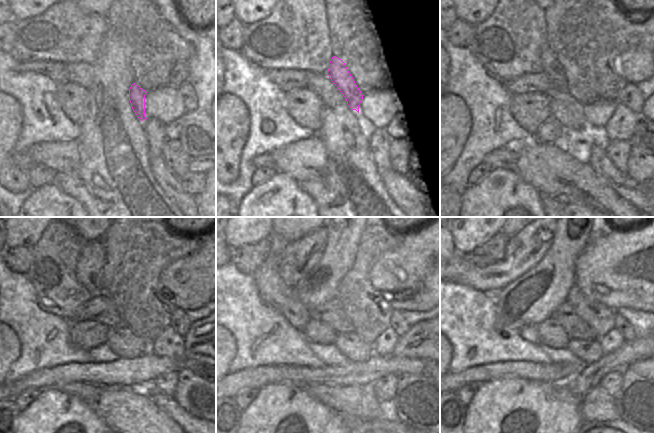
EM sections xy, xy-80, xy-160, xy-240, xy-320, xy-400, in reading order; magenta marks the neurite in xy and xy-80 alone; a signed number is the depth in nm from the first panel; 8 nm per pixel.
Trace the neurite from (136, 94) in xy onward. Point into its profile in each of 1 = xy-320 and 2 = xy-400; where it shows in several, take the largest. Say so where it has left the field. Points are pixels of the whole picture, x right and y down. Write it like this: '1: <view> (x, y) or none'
1: xy-320 (300, 255)
2: xy-400 (525, 249)

